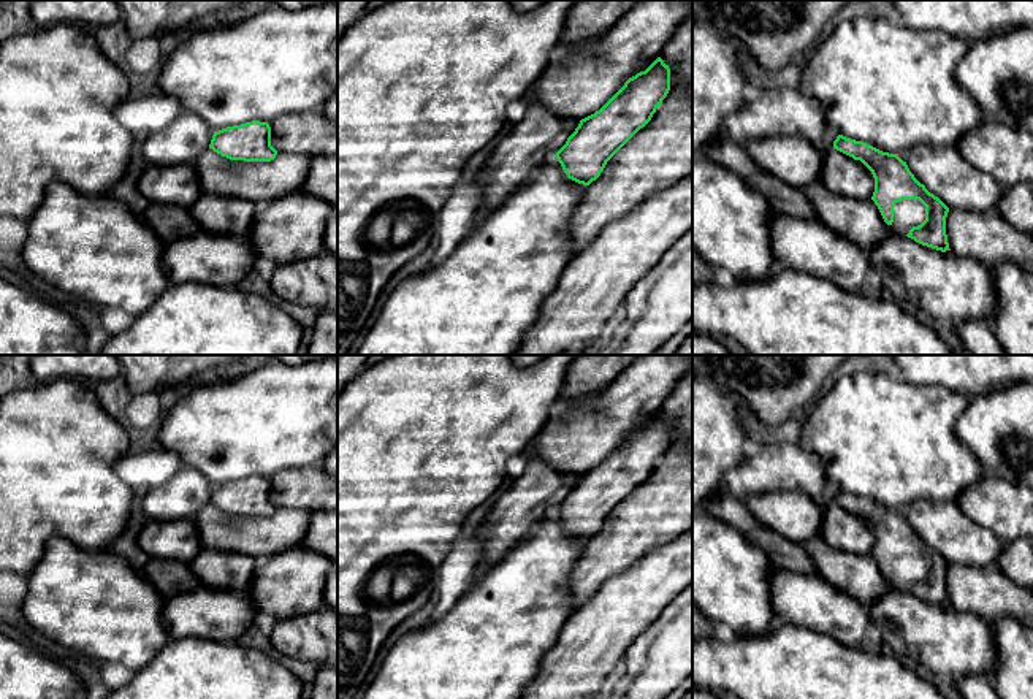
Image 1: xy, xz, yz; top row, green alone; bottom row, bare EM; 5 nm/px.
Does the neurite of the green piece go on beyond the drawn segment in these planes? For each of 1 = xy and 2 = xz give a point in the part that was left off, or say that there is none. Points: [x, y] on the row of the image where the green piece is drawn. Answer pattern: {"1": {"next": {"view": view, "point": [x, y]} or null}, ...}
{"1": {"next": null}, "2": {"next": null}}

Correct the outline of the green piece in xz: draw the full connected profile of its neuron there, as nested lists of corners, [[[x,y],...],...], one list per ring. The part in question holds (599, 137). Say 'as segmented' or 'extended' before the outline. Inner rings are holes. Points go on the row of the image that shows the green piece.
as segmented | [[[661,57],[629,78],[599,111],[580,120],[556,152],[567,178],[583,185],[596,181],[607,162],[651,120],[669,90],[670,68]]]

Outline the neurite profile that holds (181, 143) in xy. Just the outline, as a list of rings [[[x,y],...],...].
[[[181,113],[165,130],[147,136],[141,152],[149,165],[193,165],[209,149],[212,135],[200,117]]]

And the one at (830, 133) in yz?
[[[764,89],[724,119],[727,135],[745,146],[749,139],[802,136],[821,154],[833,149],[840,135],[827,122],[821,103],[799,89]]]

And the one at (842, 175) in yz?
[[[830,149],[822,157],[821,184],[833,192],[856,200],[870,200],[875,192],[875,178],[871,171],[852,157]]]

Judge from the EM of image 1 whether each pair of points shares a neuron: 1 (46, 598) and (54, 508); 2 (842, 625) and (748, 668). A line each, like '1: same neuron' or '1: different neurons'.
1: different neurons
2: different neurons

